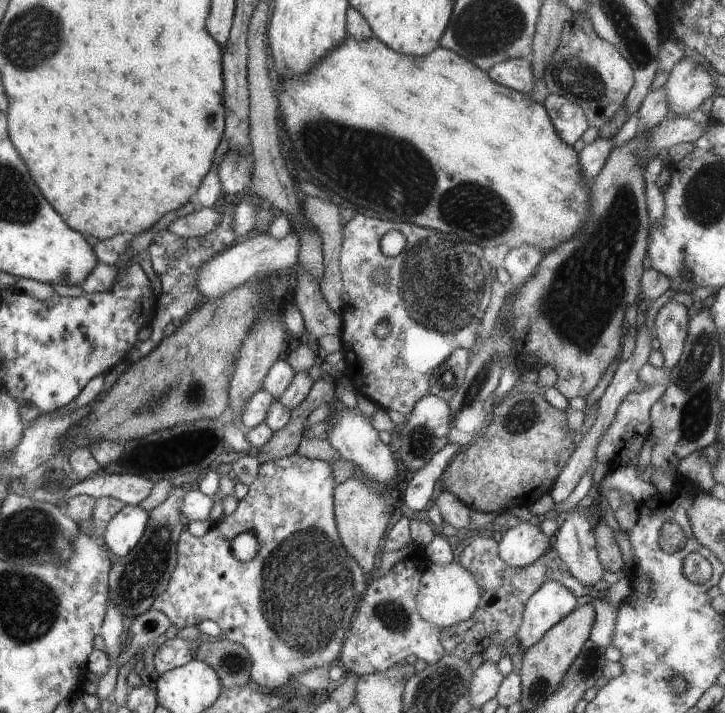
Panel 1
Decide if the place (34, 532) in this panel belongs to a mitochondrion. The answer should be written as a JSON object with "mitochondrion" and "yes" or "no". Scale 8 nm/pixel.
{"mitochondrion":"yes"}

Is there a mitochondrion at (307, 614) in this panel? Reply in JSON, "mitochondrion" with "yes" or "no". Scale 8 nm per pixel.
{"mitochondrion":"yes"}

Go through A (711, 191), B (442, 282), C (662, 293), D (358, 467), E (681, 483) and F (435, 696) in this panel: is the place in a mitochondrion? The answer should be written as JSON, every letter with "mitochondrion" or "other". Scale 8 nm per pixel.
{"A":"mitochondrion","B":"mitochondrion","C":"other","D":"other","E":"other","F":"mitochondrion"}

